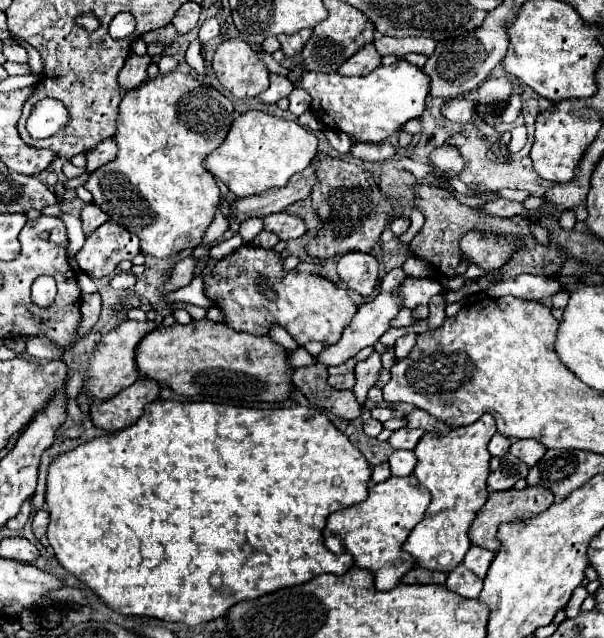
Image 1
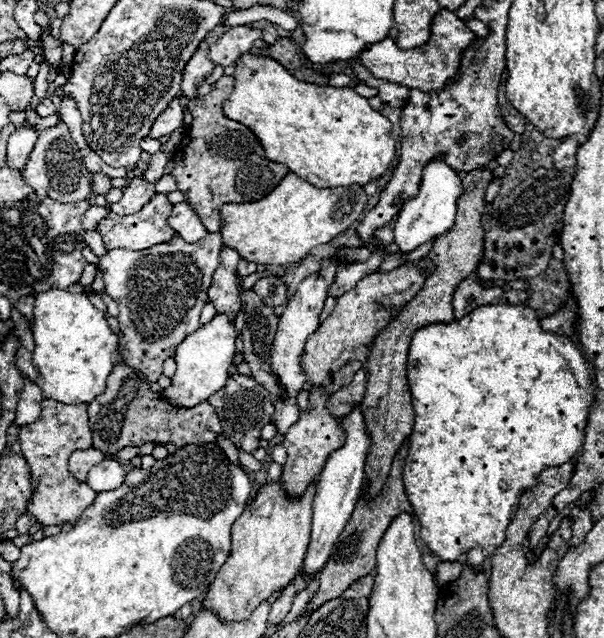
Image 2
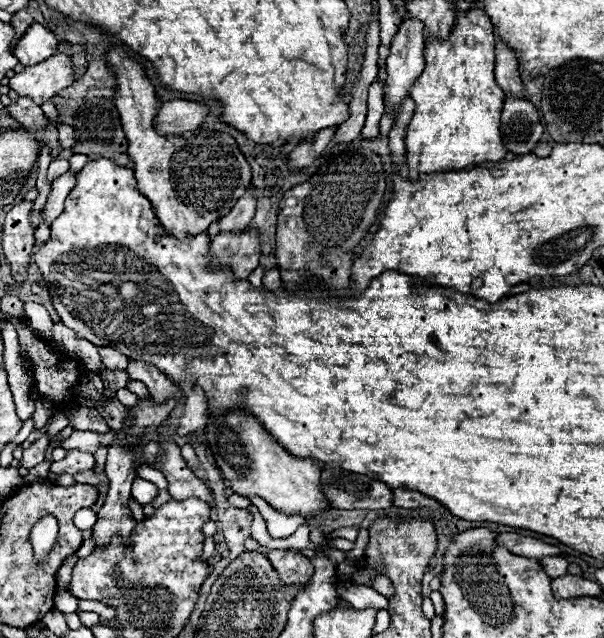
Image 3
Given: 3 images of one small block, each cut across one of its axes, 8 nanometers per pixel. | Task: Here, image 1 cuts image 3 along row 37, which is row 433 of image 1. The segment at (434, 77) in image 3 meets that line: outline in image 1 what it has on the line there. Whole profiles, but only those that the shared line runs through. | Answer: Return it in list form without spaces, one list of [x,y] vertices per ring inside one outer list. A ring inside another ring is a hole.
[[[484,414],[470,426],[450,430],[448,436],[424,434],[418,446],[414,448],[418,462],[412,474],[418,478],[420,486],[424,486],[432,494],[430,508],[440,508],[434,514],[428,512],[422,518],[422,522],[414,526],[414,532],[408,536],[408,540],[402,546],[404,552],[414,556],[416,566],[450,572],[454,566],[458,566],[464,560],[470,548],[468,528],[476,512],[486,504],[488,498],[488,488],[486,488],[486,480],[490,474],[488,442],[494,436],[494,432],[496,432],[494,418],[490,414]],[[438,556],[452,556],[452,560],[450,564],[440,568]]]

